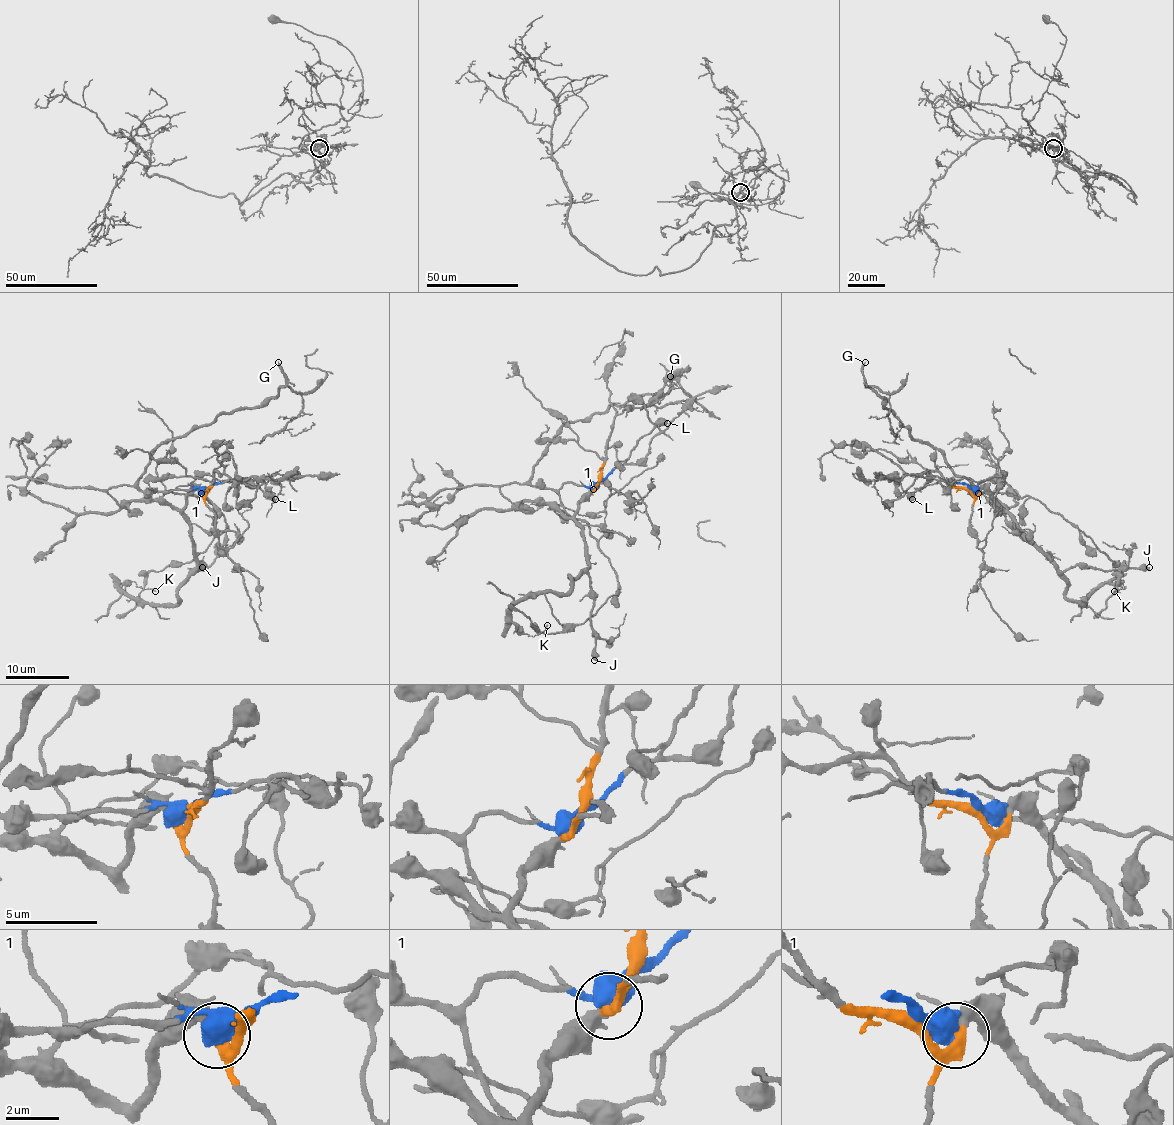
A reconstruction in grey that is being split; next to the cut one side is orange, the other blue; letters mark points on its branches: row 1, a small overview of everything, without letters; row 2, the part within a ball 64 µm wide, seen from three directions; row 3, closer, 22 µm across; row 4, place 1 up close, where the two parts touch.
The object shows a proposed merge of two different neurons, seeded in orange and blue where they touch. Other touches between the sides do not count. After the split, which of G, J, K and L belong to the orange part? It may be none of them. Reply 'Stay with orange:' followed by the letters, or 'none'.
Stay with orange: J, K

